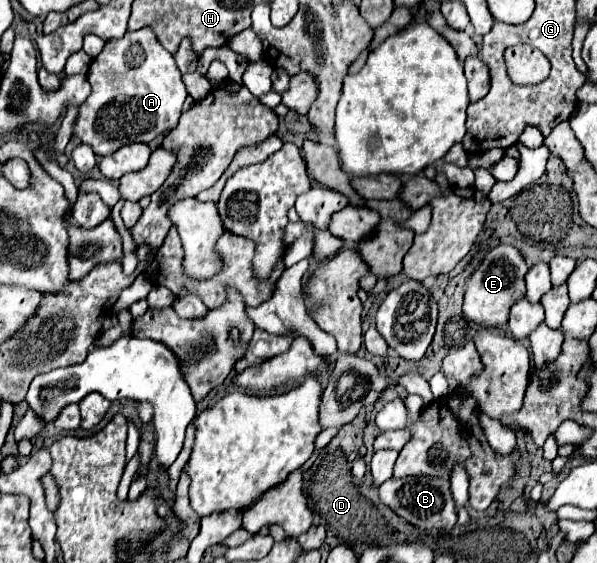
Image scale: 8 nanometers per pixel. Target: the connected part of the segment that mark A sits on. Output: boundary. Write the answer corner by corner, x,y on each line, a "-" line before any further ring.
151,28
127,32
123,38
105,42
103,52
89,66
91,94
79,108
75,136
89,144
97,156
109,156
133,142
151,142
175,128
187,98
175,58
159,44

